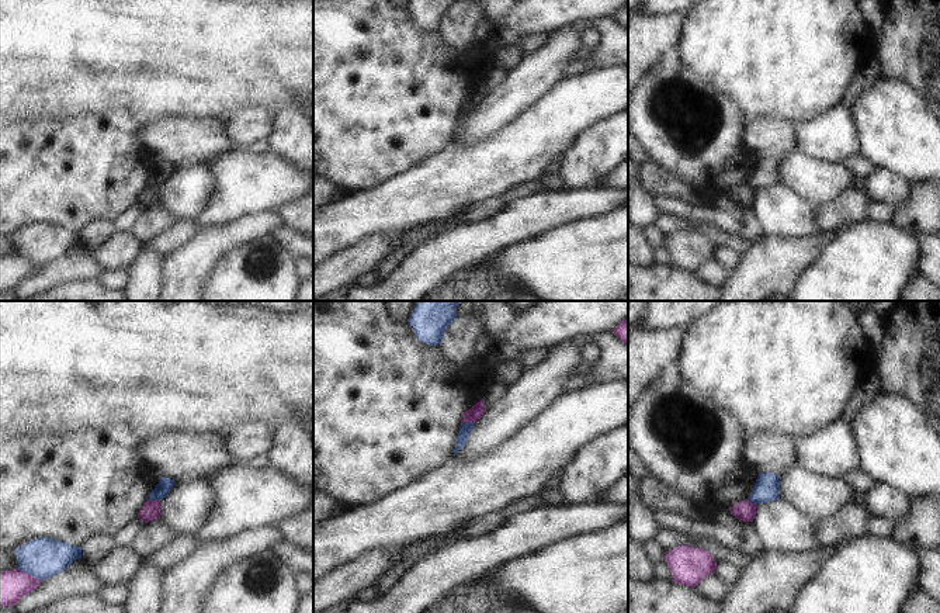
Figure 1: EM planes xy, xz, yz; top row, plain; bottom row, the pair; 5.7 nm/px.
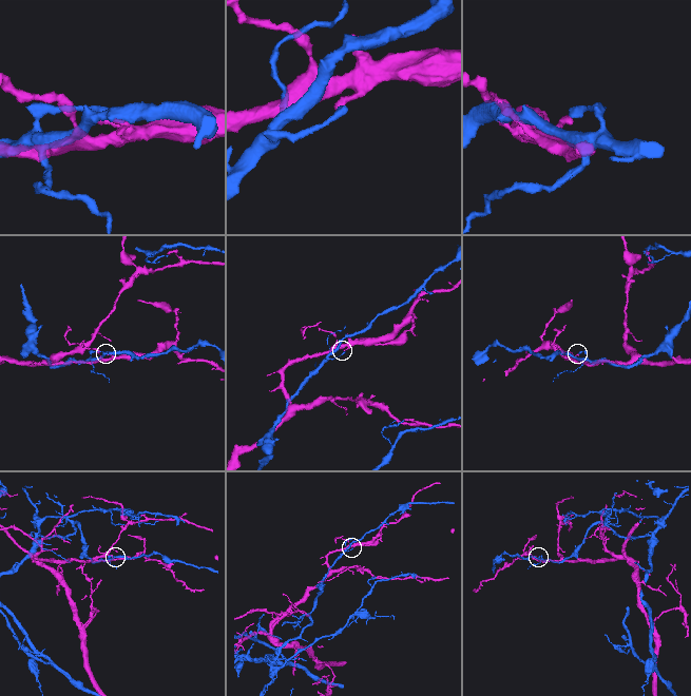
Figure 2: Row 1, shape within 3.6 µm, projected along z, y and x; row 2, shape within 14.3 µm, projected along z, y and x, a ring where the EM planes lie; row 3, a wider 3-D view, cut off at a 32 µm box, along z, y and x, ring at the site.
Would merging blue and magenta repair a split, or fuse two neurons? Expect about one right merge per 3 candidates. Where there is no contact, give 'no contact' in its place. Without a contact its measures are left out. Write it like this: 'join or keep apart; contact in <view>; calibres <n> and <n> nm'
keep apart; contact in xy; calibres 240 and 170 nm

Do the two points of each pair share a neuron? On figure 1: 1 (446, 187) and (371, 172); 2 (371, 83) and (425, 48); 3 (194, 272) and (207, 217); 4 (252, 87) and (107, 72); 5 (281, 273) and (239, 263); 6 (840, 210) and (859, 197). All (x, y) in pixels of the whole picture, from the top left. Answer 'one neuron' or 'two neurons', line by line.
1: two neurons
2: one neuron
3: two neurons
4: one neuron
5: one neuron
6: one neuron

